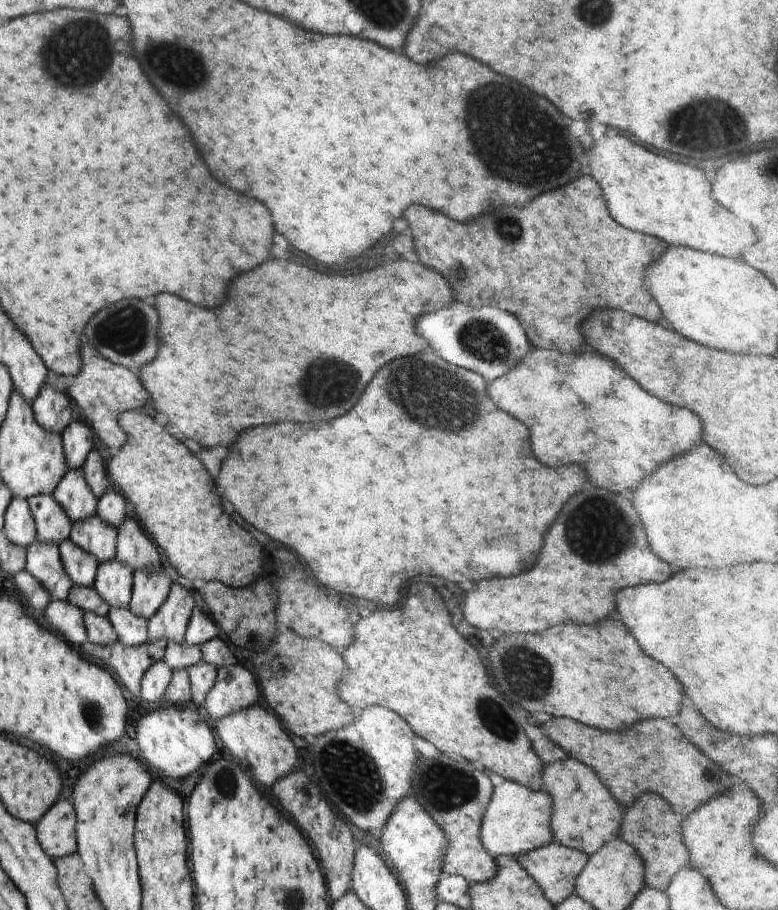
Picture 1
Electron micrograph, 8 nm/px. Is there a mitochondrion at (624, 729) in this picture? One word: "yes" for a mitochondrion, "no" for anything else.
no

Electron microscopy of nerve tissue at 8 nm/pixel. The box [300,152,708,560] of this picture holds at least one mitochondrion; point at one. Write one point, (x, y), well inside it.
(449, 404)

